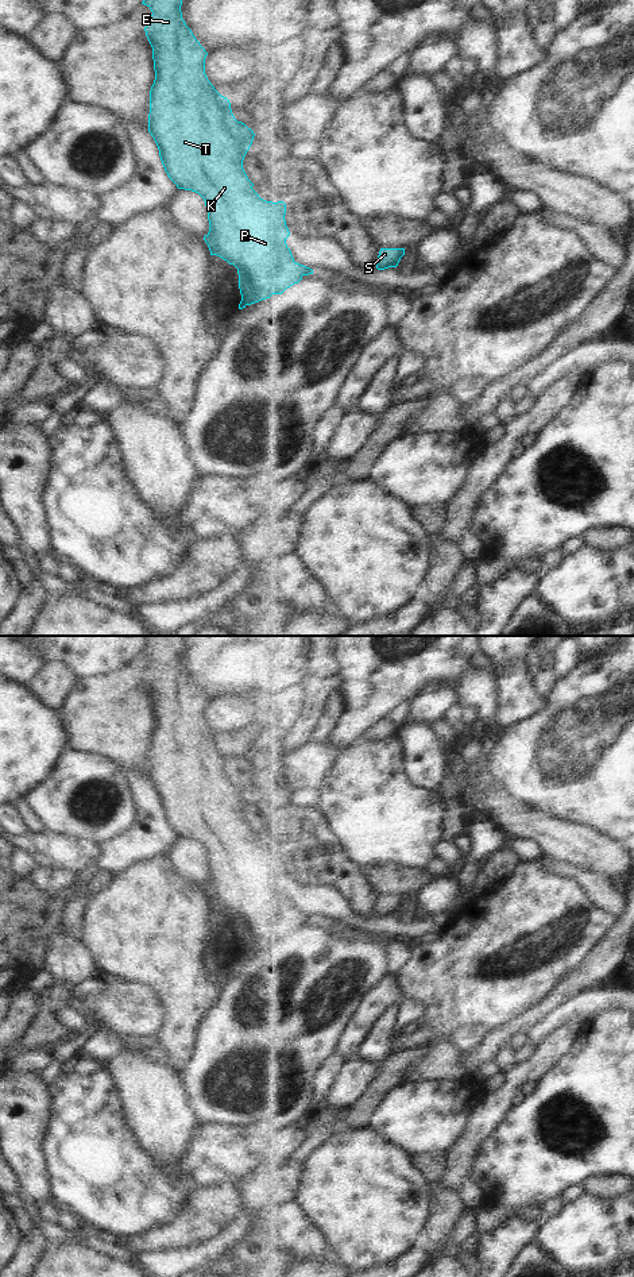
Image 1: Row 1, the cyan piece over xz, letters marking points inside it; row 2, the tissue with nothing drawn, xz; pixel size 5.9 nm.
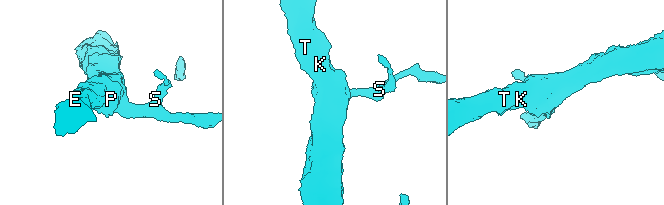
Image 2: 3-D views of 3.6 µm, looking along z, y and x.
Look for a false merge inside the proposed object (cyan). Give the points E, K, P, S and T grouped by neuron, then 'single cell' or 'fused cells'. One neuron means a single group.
E K P S T; single cell

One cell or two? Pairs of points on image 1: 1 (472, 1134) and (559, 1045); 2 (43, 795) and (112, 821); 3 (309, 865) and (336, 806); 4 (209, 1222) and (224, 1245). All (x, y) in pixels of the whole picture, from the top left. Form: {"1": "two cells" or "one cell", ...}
{"1": "one cell", "2": "one cell", "3": "two cells", "4": "two cells"}

